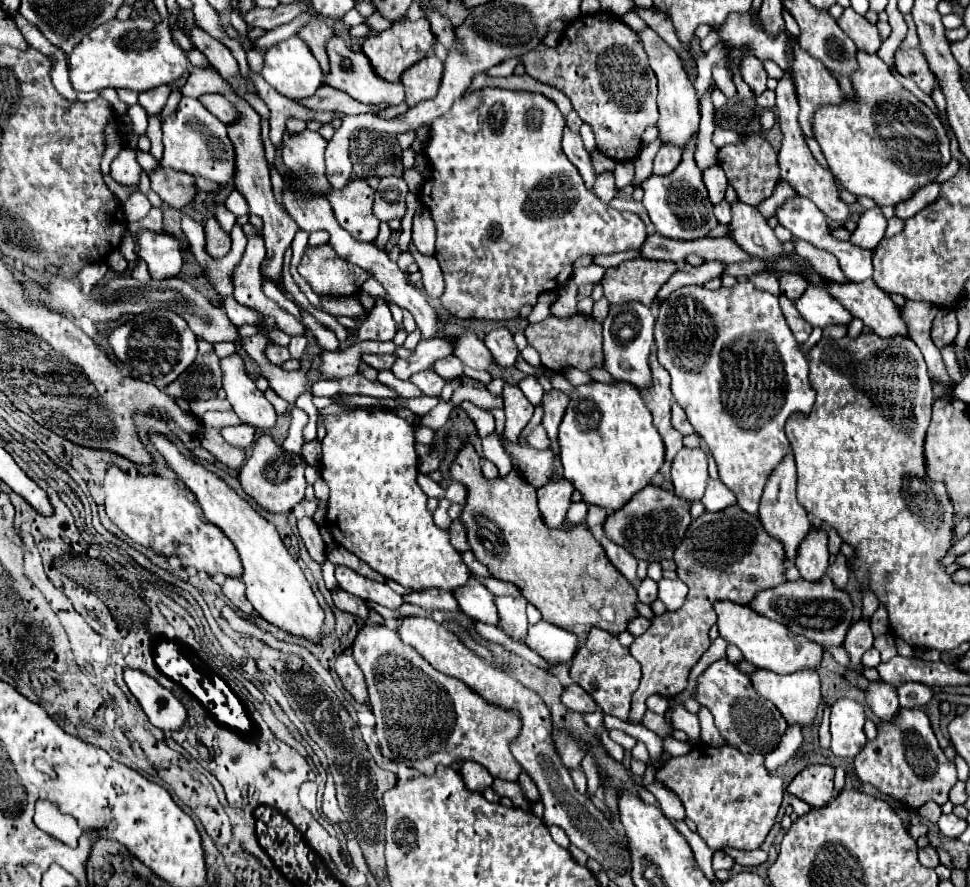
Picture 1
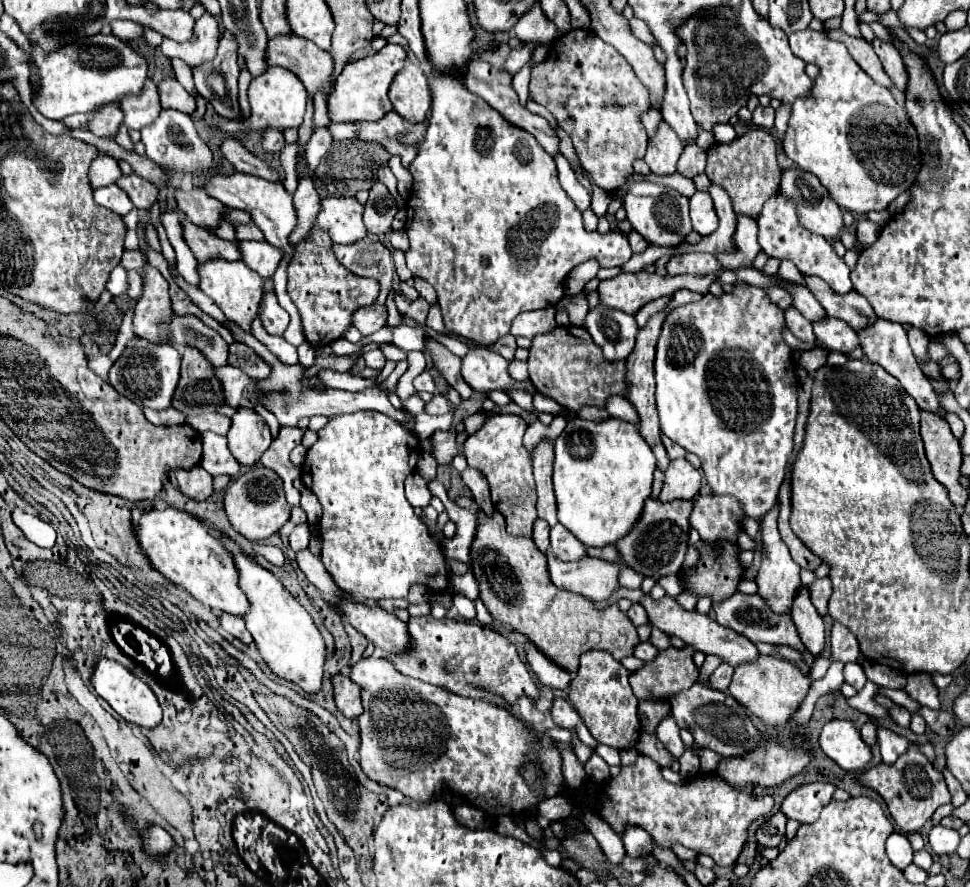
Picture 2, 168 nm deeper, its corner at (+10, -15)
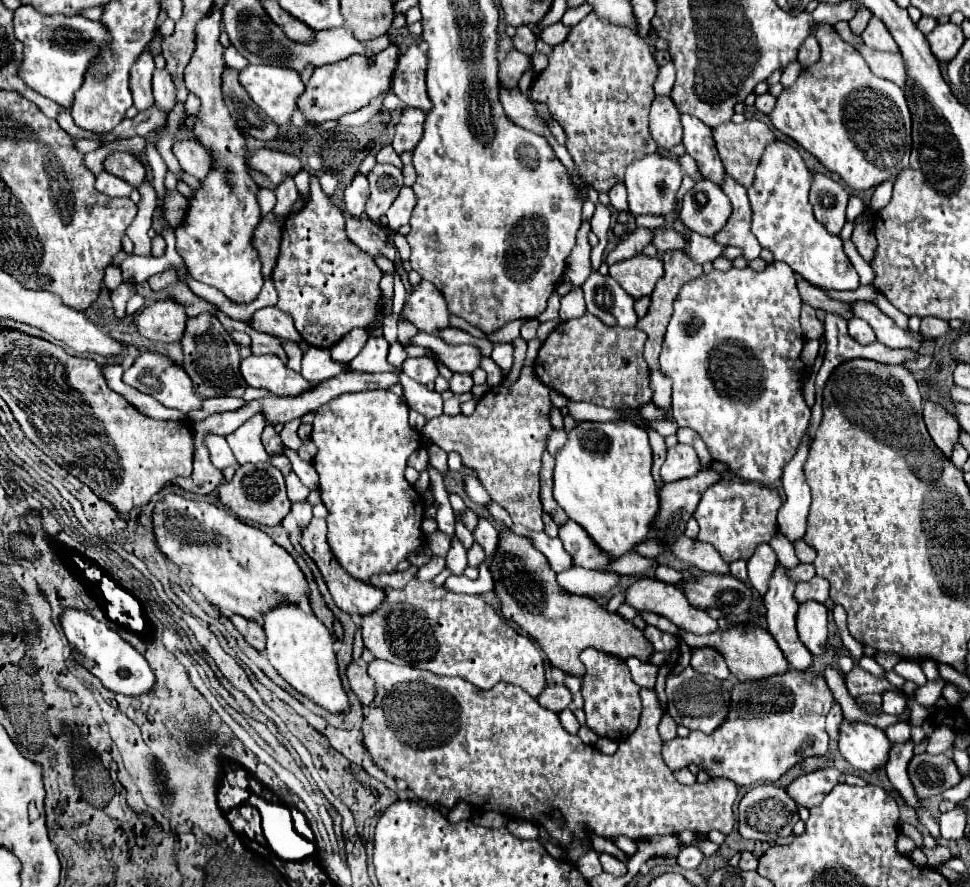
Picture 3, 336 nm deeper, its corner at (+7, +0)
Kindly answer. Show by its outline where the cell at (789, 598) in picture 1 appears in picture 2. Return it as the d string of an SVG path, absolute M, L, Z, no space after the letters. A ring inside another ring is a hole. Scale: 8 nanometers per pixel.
M733 593L729 599L721 601L721 603L713 603L711 611L715 615L715 621L723 627L733 629L735 633L753 639L753 641L765 641L765 643L773 643L773 645L789 645L797 651L805 651L805 647L801 645L801 639L797 639L797 631L791 623L791 615L773 615L773 611L769 611L769 607L765 607L765 601L759 595L745 595L745 593Z

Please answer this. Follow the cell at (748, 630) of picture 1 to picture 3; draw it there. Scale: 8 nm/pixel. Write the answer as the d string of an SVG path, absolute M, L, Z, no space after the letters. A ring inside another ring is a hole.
M640 578L638 582L634 582L628 590L626 590L626 602L630 606L634 606L638 612L656 612L668 620L672 620L678 628L692 632L692 634L712 634L718 630L718 624L714 618L708 616L706 610L702 608L694 608L692 604L688 604L688 598L684 596L684 592L676 586L676 584L666 584L658 578Z

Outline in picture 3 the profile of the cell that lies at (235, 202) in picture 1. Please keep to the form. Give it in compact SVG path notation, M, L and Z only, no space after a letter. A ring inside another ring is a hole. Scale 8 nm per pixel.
M260 190L258 192L258 206L260 206L260 212L262 212L262 216L266 216L272 208L274 208L274 204L276 204L276 196L274 196L274 192L270 190Z

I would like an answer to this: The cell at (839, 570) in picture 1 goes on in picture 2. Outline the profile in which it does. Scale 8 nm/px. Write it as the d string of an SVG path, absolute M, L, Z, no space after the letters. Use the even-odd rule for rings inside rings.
M825 577L825 579L813 581L811 585L807 585L807 591L809 591L811 603L825 617L827 615L827 601L829 601L829 595L831 595L831 583L829 583L829 579Z

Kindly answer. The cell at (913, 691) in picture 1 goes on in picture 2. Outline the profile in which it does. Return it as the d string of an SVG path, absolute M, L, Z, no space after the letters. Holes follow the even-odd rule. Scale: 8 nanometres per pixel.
M875 695L874 700L881 705L885 705L890 710L892 720L899 725L899 727L909 727L911 715L909 715L909 711L907 711L905 707L901 707L893 703L890 699L881 697L881 695Z

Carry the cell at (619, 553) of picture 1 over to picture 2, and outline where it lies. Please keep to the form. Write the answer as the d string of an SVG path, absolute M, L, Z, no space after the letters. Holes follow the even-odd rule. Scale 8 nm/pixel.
M547 555L549 577L555 587L573 591L591 601L607 599L617 587L617 563L609 563L603 559L579 559L577 563L559 561L553 555Z

